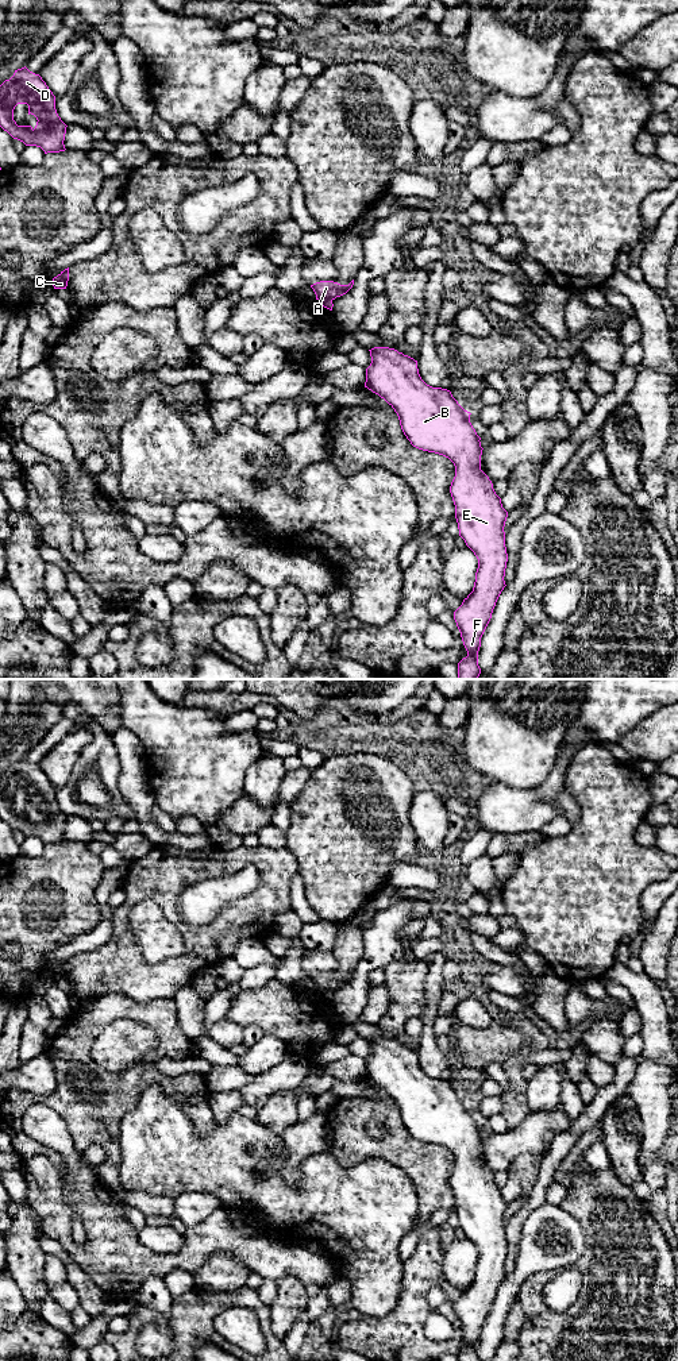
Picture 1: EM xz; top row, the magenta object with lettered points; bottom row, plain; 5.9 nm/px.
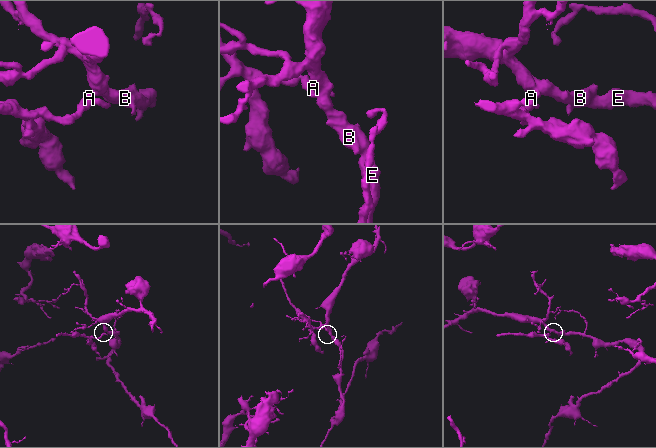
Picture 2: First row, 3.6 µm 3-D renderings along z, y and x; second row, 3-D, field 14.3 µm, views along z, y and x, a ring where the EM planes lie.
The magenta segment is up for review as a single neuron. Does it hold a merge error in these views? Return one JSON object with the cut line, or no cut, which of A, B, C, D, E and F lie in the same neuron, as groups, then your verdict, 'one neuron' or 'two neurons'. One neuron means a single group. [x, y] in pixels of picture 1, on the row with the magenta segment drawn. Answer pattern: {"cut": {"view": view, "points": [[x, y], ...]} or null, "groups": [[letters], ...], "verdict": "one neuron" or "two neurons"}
{"cut": {"view": "xz", "points": [[319, 299], [331, 300]]}, "groups": [["A", "C", "D"], ["B", "E", "F"]], "verdict": "two neurons"}

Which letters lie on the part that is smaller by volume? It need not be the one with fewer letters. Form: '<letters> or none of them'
A, C, D

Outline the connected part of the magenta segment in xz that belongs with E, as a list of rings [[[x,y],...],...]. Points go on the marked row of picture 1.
[[[374,347],[371,363],[366,369],[365,388],[384,398],[397,413],[401,429],[411,444],[419,450],[448,458],[455,466],[455,477],[450,493],[455,505],[459,536],[478,559],[473,591],[454,612],[467,656],[458,663],[458,679],[478,679],[478,651],[481,637],[492,618],[496,602],[504,590],[508,554],[505,547],[505,521],[508,512],[496,494],[489,477],[481,470],[481,437],[470,423],[470,412],[465,410],[451,392],[427,385],[417,369],[417,361],[389,347]]]

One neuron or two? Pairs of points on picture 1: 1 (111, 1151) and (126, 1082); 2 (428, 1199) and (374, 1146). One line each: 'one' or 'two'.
1: one
2: one

